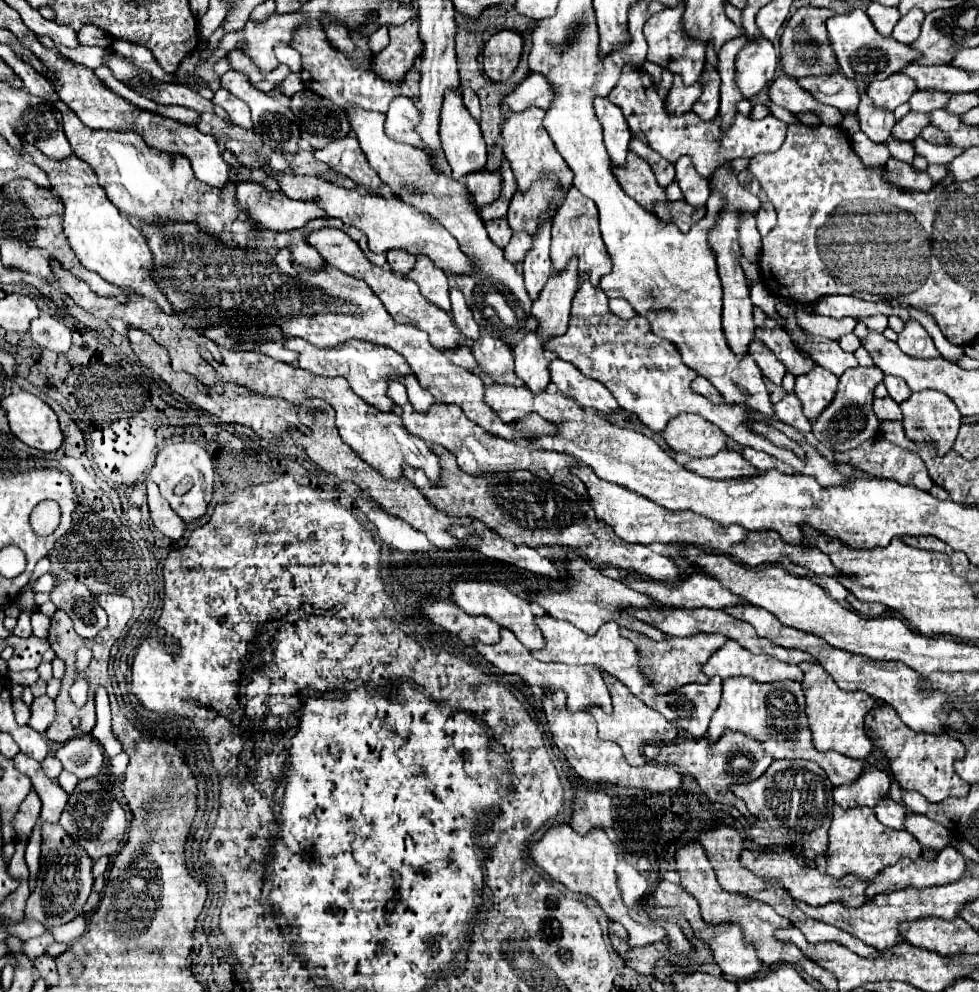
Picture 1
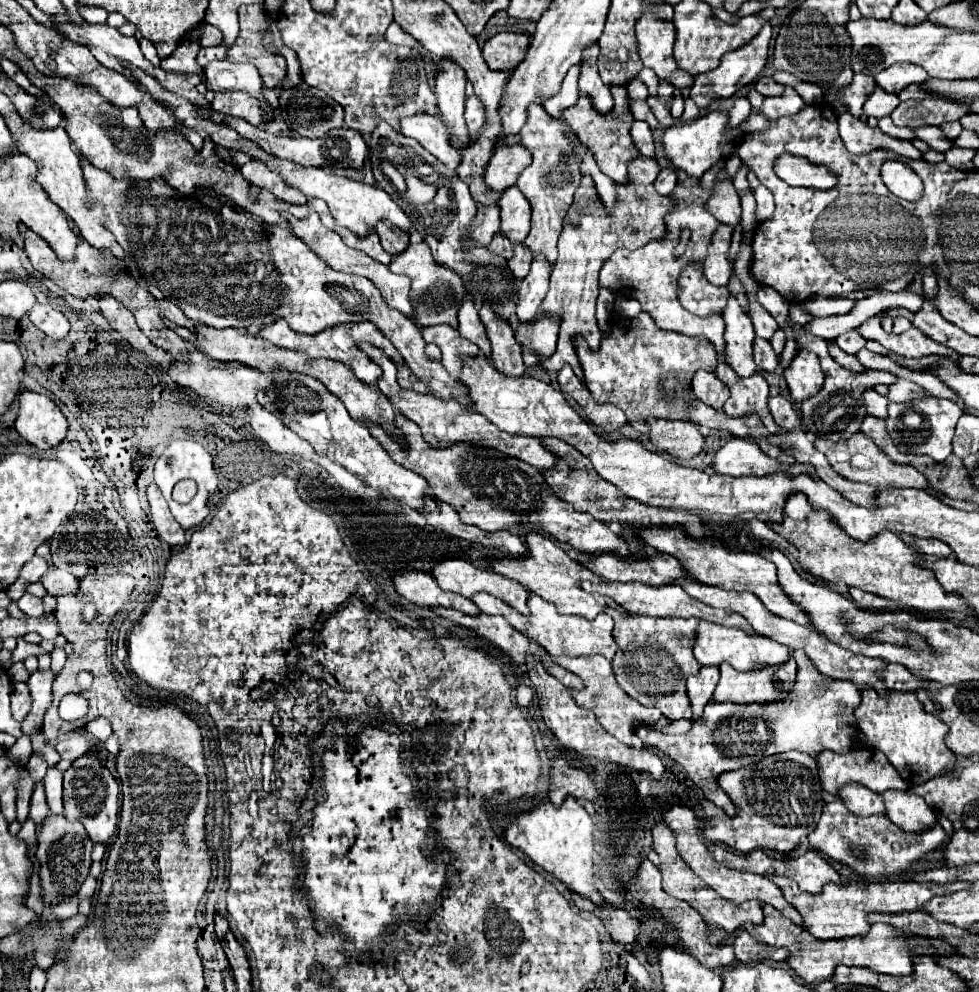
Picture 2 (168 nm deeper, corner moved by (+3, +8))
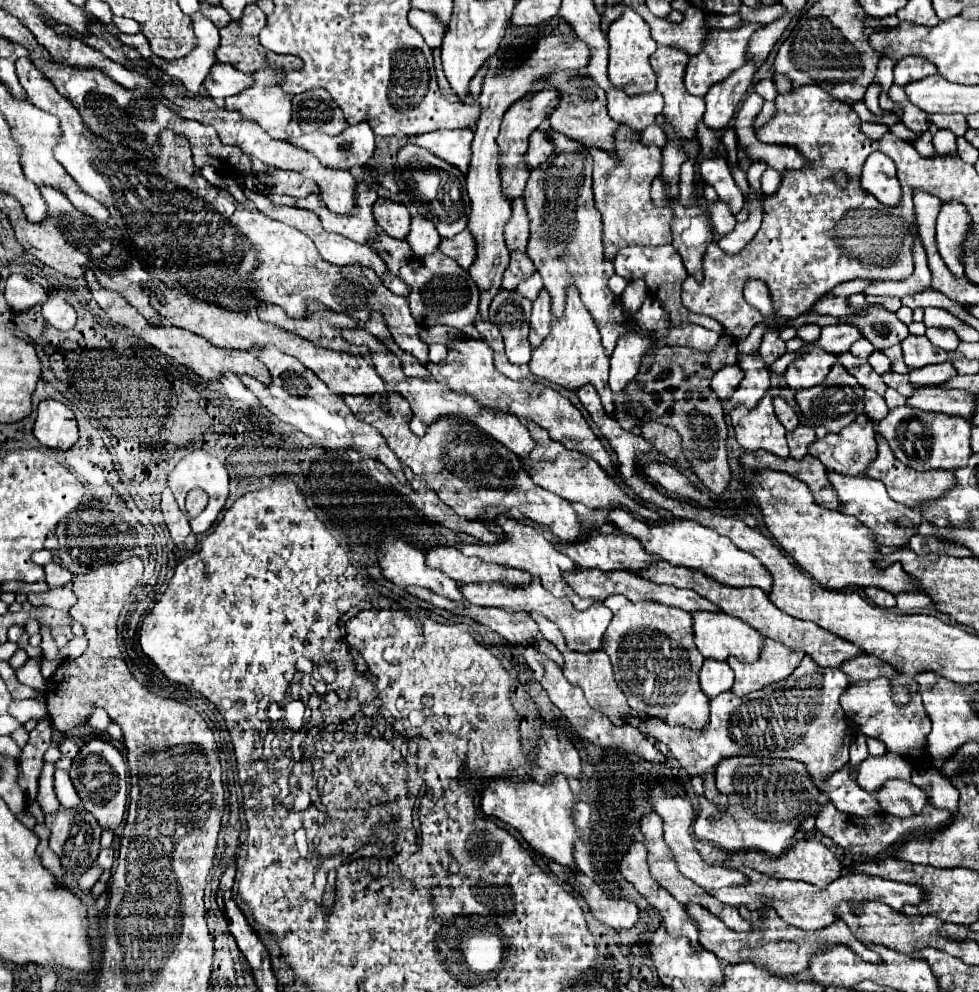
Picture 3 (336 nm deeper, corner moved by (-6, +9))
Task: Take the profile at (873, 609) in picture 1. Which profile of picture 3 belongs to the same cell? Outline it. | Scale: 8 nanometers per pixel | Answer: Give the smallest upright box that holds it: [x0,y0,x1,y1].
[864,588,896,608]

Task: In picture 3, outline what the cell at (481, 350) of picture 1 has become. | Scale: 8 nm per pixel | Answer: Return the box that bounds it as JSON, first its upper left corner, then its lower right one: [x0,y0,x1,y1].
[490,290,532,364]

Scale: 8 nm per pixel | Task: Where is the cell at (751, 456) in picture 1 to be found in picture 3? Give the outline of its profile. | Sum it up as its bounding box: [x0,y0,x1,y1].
[786,426,816,460]

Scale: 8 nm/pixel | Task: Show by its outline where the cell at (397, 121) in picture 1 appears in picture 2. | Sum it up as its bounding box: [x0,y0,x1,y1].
[401,115,461,169]

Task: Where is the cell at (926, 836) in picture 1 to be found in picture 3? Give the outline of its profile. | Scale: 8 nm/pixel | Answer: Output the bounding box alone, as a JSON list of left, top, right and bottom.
[876,782,928,818]

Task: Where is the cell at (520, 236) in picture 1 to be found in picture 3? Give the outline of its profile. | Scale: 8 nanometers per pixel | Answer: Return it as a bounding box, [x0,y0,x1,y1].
[516,272,542,300]

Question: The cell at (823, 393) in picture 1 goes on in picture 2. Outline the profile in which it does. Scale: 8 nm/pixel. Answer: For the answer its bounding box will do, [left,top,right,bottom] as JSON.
[783,351,825,403]

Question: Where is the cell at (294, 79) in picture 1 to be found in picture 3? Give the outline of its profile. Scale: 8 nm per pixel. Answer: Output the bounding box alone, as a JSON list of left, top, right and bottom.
[226,70,292,130]

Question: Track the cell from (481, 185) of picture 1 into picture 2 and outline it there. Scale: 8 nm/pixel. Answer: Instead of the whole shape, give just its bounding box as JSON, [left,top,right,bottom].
[485,143,531,191]

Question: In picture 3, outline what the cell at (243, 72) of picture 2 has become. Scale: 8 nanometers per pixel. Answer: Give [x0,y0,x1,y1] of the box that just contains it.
[204,62,254,98]

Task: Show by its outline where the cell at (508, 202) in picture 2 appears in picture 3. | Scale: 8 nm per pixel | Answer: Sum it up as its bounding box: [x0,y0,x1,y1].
[506,198,530,250]

